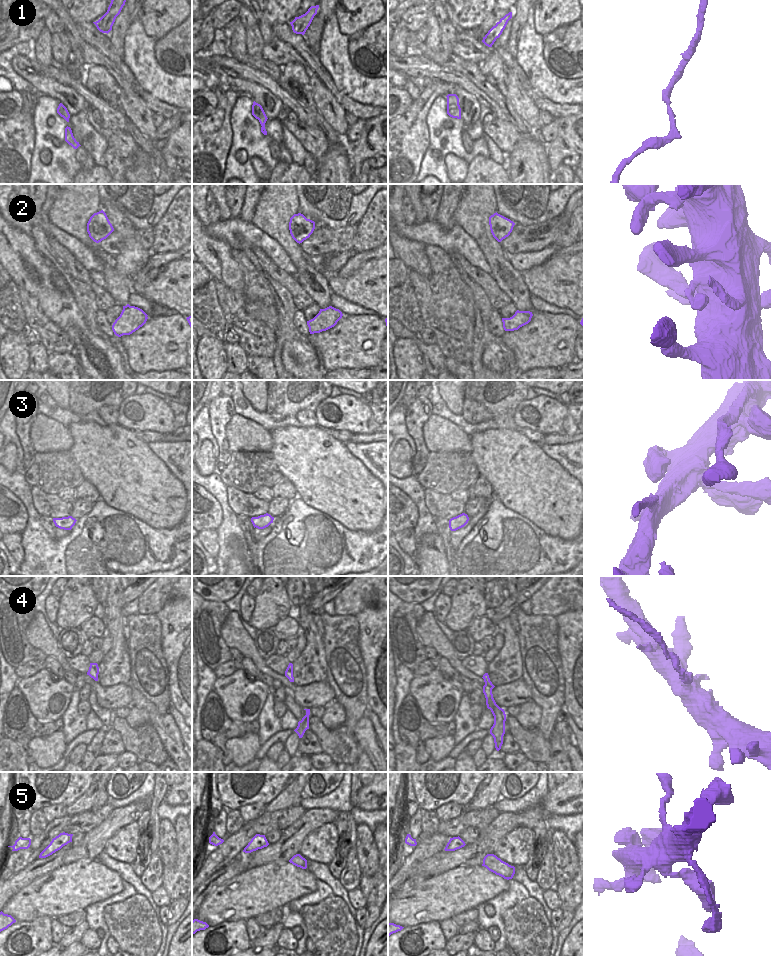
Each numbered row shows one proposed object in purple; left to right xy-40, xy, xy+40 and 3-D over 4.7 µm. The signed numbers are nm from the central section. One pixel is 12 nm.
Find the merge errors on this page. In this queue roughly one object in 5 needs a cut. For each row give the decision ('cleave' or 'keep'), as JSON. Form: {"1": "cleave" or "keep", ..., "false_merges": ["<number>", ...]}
{"1": "keep", "2": "cleave", "3": "keep", "4": "cleave", "5": "keep", "false_merges": ["2", "4"]}

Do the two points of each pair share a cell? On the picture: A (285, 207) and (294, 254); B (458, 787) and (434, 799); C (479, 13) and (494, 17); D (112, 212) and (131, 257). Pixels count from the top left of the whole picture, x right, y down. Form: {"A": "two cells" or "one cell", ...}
{"A": "one cell", "B": "one cell", "C": "two cells", "D": "one cell"}

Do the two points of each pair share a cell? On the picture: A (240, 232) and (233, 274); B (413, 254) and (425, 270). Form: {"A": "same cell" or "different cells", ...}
{"A": "different cells", "B": "same cell"}

